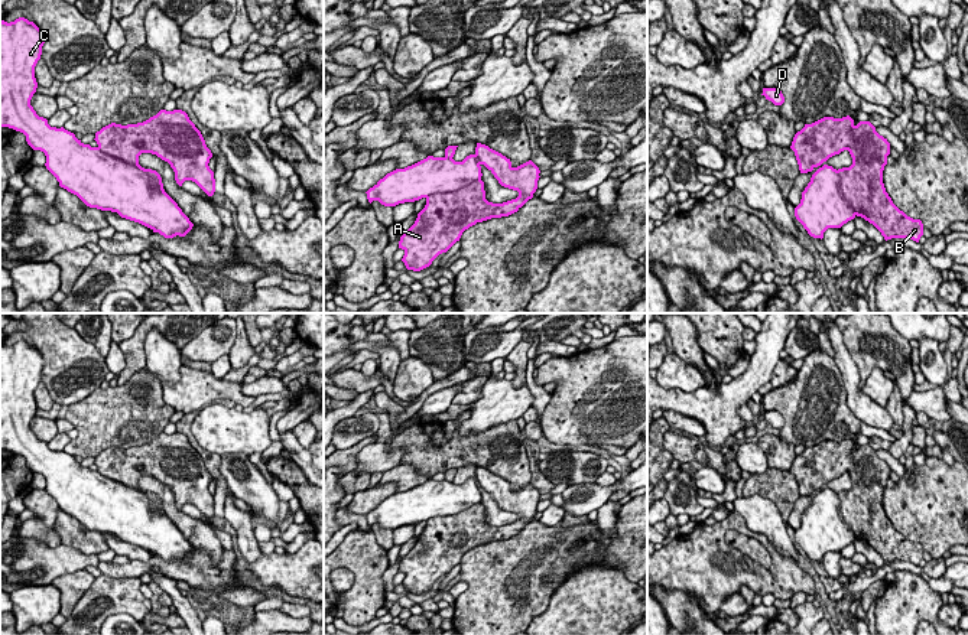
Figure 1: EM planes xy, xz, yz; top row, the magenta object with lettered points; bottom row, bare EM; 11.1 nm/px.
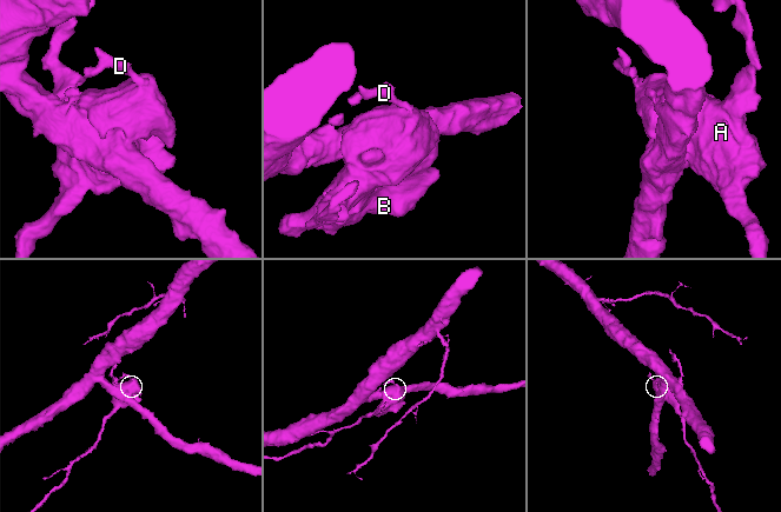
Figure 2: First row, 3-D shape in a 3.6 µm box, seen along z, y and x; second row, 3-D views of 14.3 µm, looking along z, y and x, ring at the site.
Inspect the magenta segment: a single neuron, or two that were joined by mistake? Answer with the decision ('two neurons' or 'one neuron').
two neurons

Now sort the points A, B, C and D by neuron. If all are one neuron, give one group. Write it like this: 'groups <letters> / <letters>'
groups A B D / C

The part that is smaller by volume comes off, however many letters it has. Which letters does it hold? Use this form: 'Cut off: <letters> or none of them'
Cut off: A, B, D

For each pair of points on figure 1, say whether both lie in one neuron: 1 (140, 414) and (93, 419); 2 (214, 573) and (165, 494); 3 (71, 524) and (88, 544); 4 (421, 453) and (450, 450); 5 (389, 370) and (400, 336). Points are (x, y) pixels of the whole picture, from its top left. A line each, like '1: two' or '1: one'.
1: one
2: two
3: one
4: one
5: two

